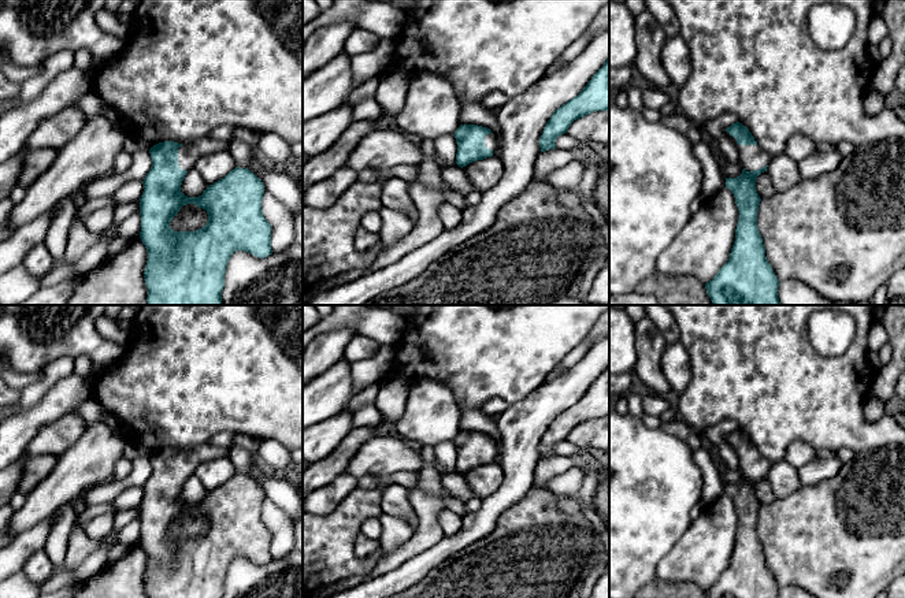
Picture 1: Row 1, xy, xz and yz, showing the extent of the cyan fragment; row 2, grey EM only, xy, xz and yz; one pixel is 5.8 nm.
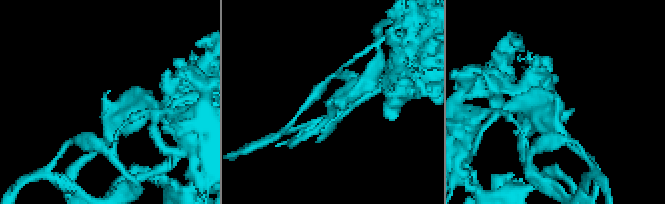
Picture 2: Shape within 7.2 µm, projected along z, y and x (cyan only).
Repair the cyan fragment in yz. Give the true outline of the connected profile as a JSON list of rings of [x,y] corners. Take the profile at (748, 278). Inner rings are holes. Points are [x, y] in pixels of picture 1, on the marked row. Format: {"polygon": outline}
{"polygon": [[[732,123],[726,131],[738,145],[739,163],[743,167],[739,177],[726,178],[726,187],[735,197],[739,219],[728,261],[705,283],[705,289],[712,305],[780,305],[779,281],[765,257],[757,229],[761,198],[756,190],[756,179],[767,171],[771,156],[742,123]]]}

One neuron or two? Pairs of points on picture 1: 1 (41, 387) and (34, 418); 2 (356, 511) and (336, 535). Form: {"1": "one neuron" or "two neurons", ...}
{"1": "two neurons", "2": "one neuron"}

